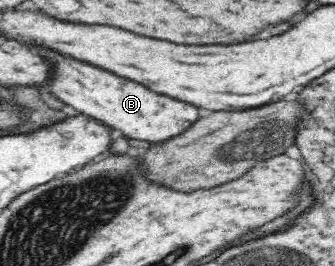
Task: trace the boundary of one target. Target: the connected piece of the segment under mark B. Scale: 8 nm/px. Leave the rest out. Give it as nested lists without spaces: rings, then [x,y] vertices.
[[[47,50],[47,61],[53,60],[53,74],[51,74],[51,92],[64,102],[69,108],[80,114],[90,116],[113,131],[119,130],[126,137],[137,140],[147,140],[151,144],[160,144],[179,136],[187,128],[193,126],[199,118],[199,107],[171,98],[128,78],[117,76],[108,70],[95,68],[86,62],[69,60],[65,56],[53,54]]]

